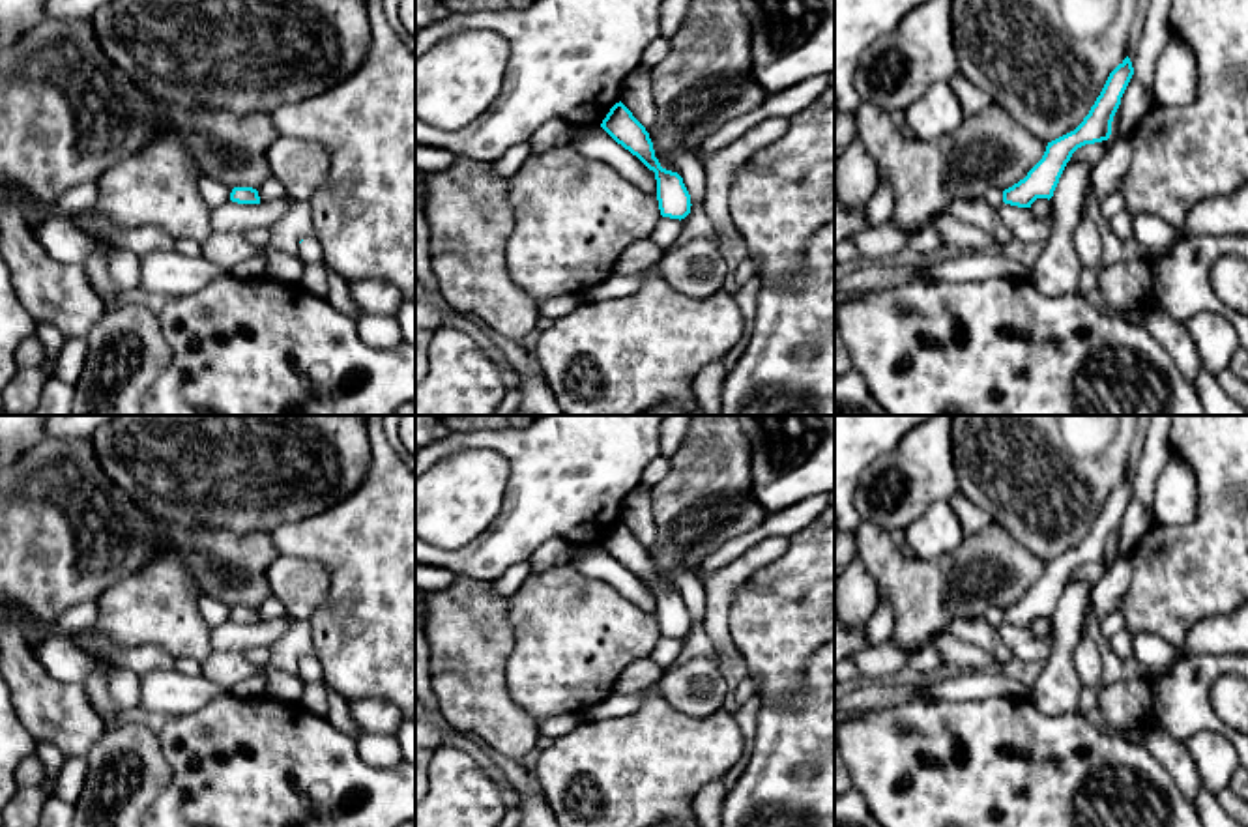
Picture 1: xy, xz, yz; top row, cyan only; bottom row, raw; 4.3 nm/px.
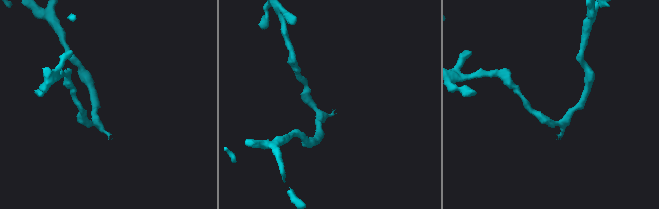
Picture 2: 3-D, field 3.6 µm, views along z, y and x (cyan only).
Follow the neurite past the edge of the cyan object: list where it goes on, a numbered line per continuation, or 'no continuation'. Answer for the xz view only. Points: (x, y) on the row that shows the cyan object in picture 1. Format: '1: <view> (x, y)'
no continuation

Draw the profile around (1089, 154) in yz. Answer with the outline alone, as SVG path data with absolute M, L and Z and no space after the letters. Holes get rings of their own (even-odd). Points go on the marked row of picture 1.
M1106 140L1085 144L1072 153L1070 161L1080 161L1093 167L1104 155L1104 150L1106 150Z

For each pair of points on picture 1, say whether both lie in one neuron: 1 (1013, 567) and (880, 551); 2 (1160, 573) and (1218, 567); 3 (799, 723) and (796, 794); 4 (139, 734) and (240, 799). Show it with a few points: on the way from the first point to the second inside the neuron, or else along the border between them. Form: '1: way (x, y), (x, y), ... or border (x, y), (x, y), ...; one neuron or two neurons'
1: way (979, 573), (914, 573); one neuron
2: way (1175, 573), (1204, 569); one neuron
3: way (788, 739), (784, 743), (784, 777); one neuron
4: border (154, 725), (171, 771), (171, 781), (159, 792); two neurons

